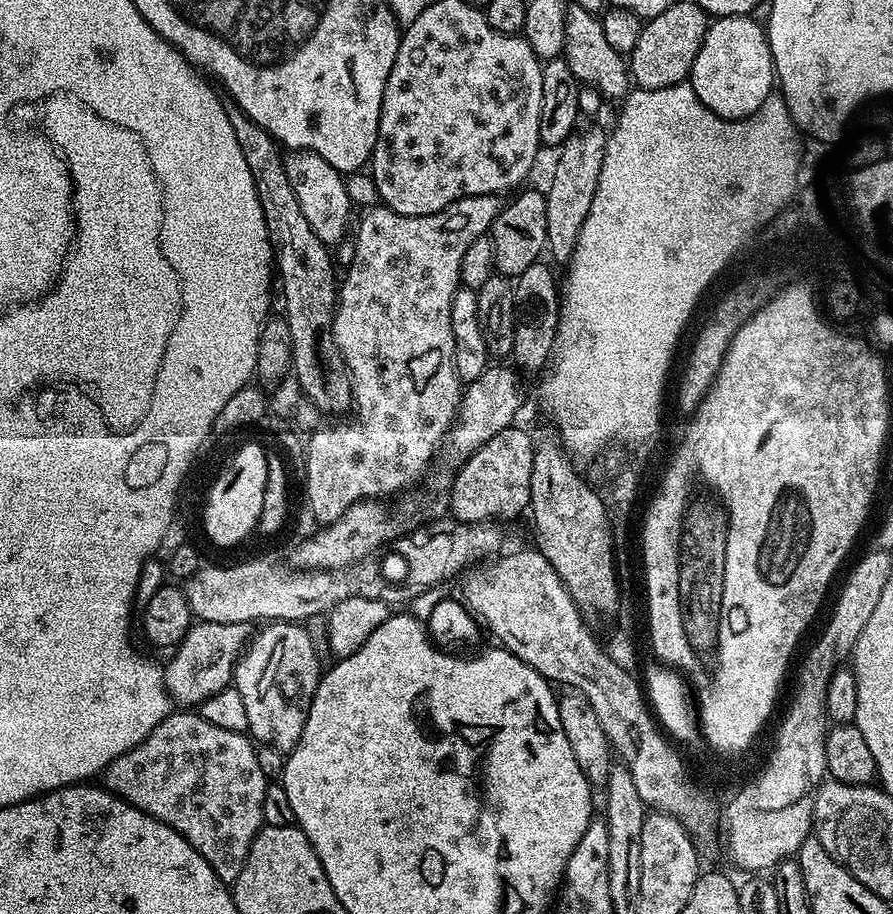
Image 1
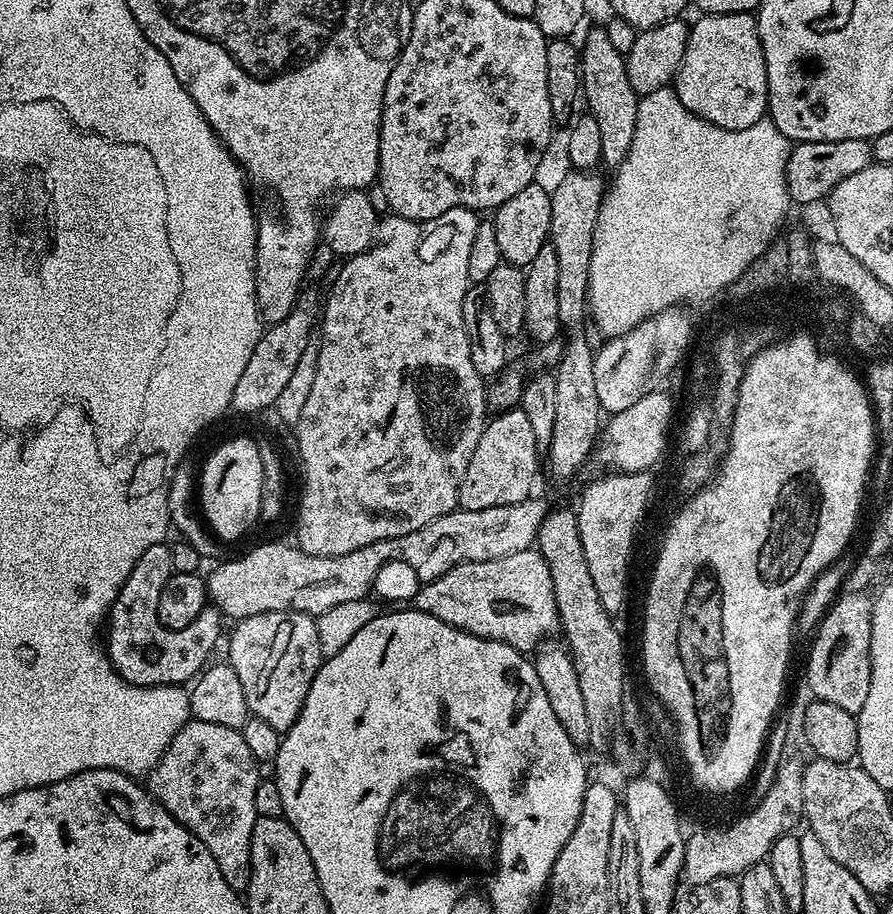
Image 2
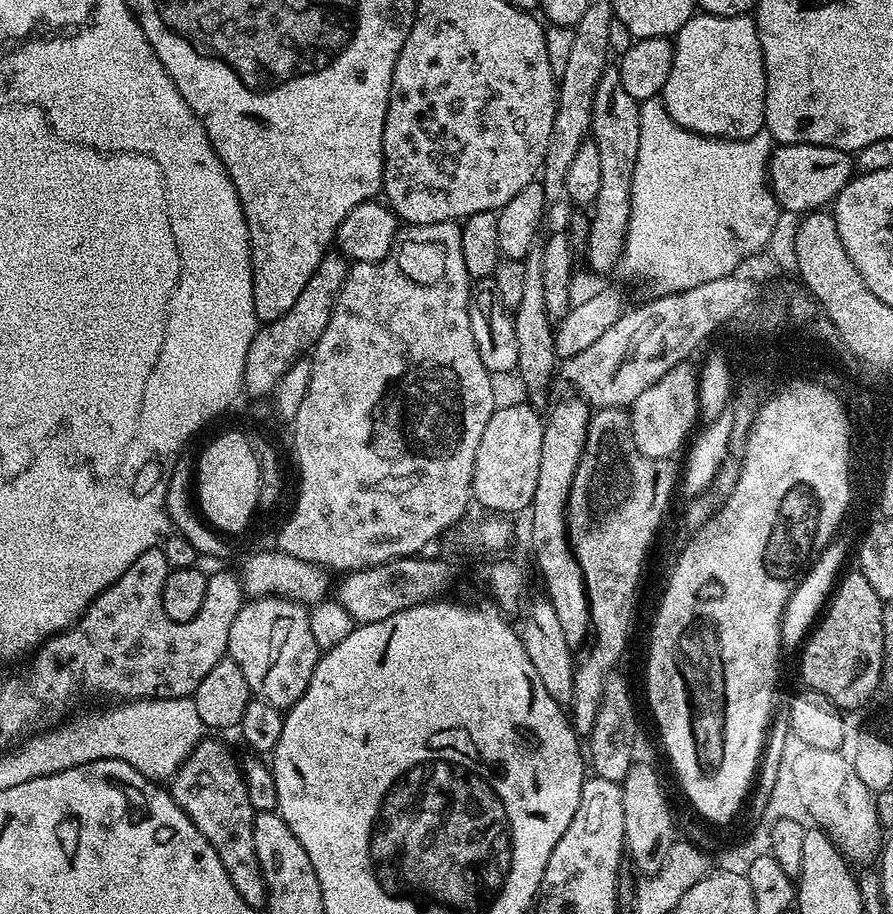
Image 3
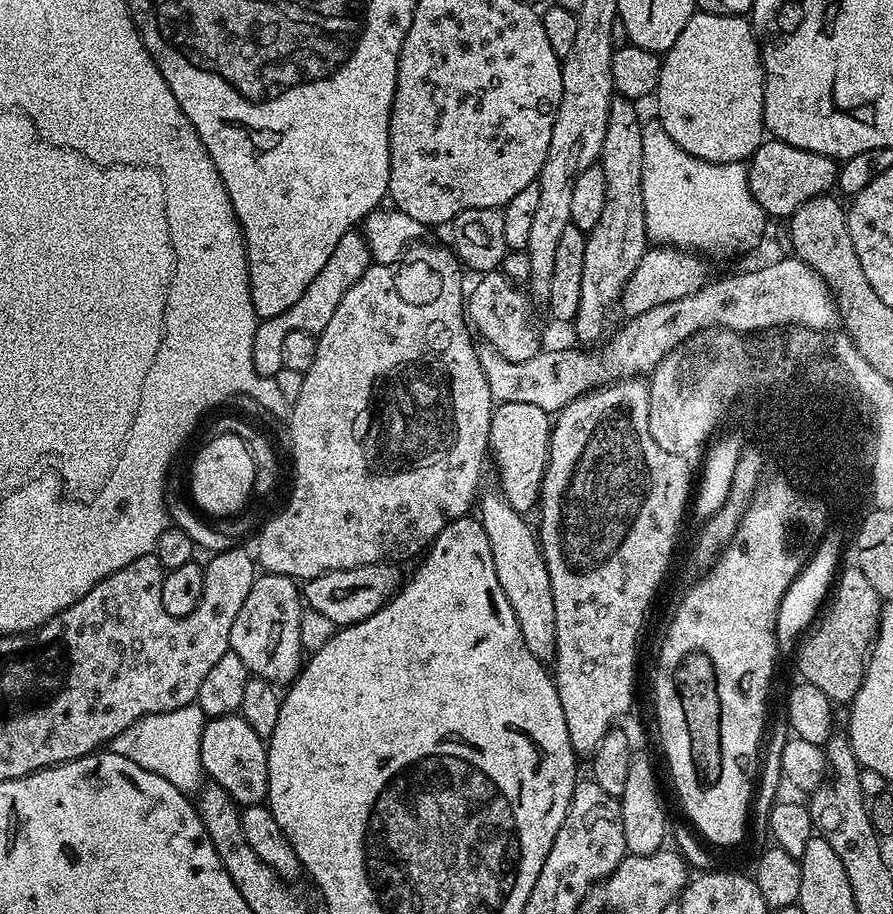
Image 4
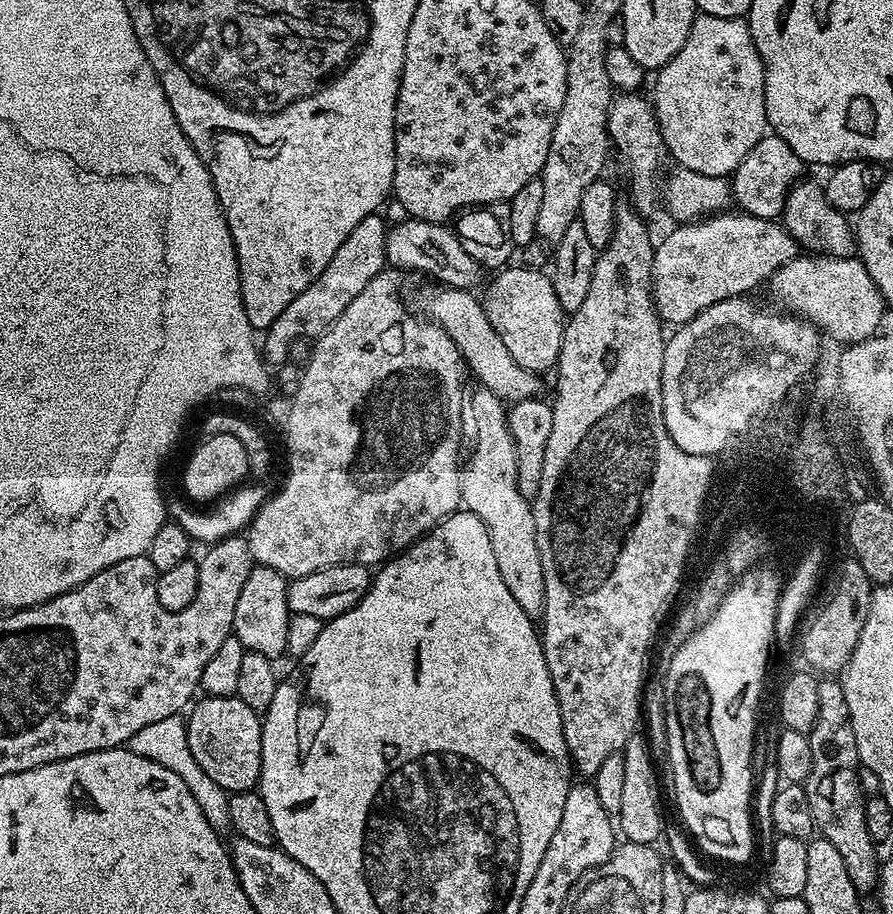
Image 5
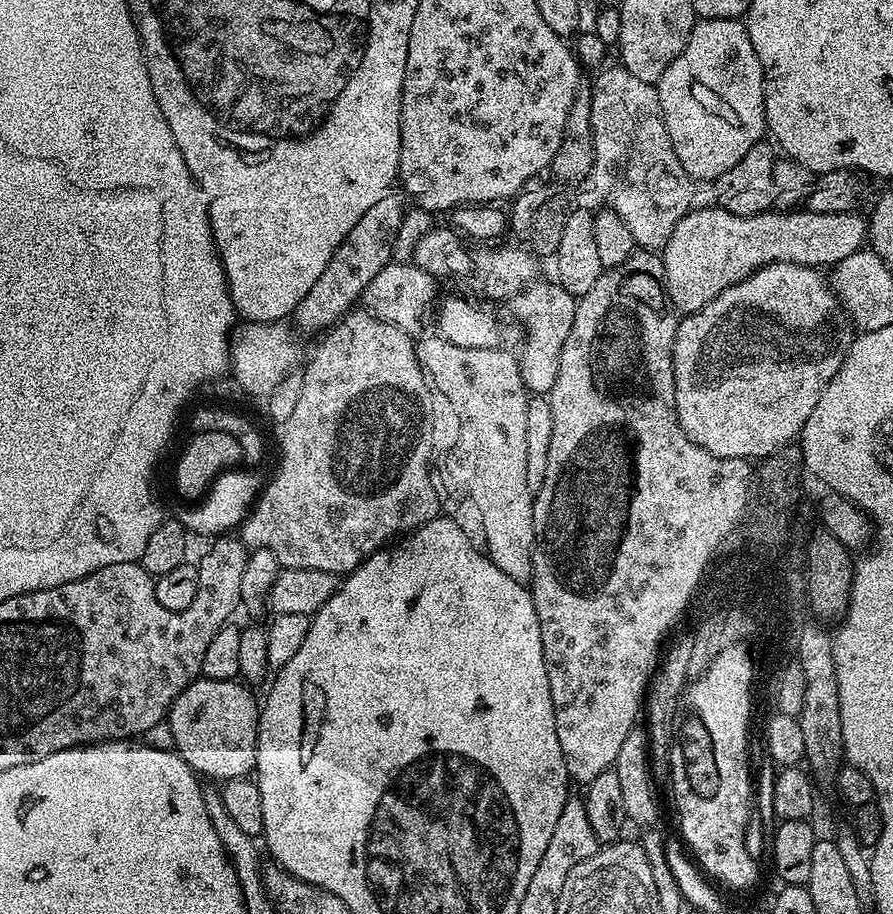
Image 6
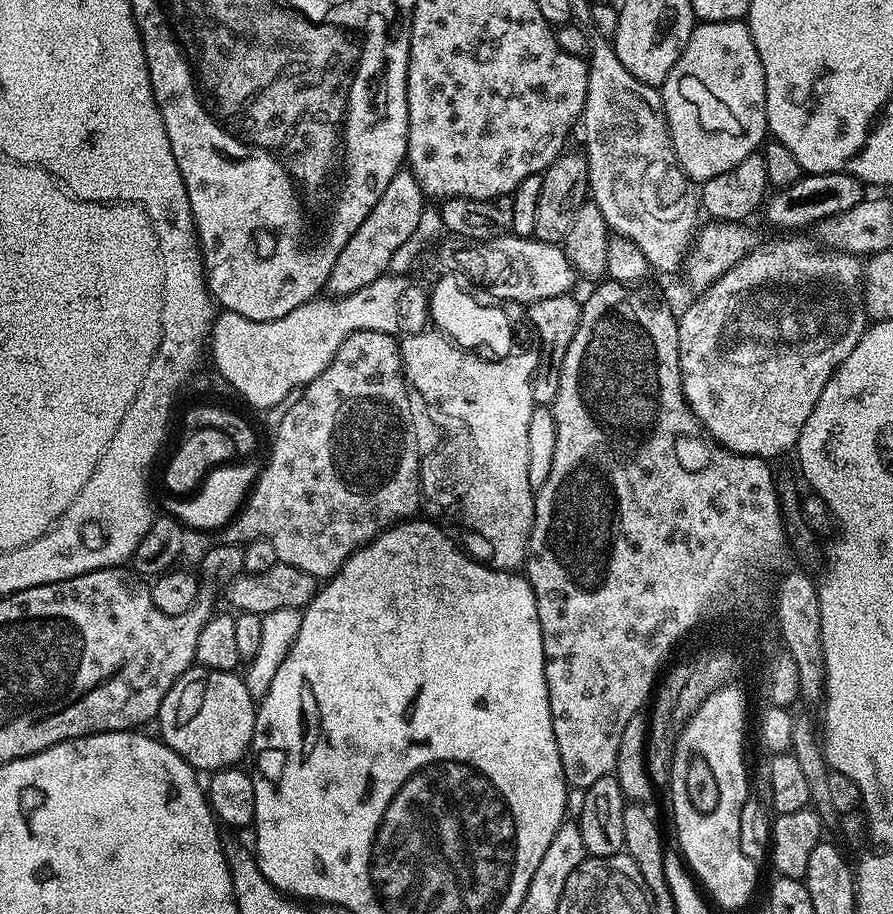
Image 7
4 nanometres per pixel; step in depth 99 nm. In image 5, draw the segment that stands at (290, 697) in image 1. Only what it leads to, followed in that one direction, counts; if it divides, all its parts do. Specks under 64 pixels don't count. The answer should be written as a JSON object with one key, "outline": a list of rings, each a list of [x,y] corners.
{"outline":[[[259,566],[253,567],[250,578],[246,578],[246,586],[242,586],[242,594],[238,594],[238,606],[234,606],[232,631],[247,651],[269,658],[285,655],[290,615],[287,602],[289,583],[289,577],[278,570]]]}

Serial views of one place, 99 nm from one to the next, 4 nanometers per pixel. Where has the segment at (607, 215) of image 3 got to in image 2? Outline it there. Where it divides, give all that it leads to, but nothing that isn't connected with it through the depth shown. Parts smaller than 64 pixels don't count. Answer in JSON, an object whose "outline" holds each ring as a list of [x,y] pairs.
{"outline":[[[603,26],[590,29],[584,36],[584,45],[581,43],[578,51],[582,96],[588,99],[587,111],[598,122],[598,130],[602,134],[601,161],[609,166],[618,165],[626,158],[634,138],[638,103],[637,94],[630,86],[630,78],[626,74],[625,53],[614,50]]]}

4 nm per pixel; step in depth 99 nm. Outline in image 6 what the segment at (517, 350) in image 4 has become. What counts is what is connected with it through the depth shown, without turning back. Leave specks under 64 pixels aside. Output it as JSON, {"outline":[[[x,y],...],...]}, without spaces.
{"outline":[[[559,282],[540,283],[529,284],[510,301],[517,322],[524,327],[524,349],[519,349],[518,359],[522,382],[532,394],[551,393],[558,378],[558,366],[562,362],[562,346],[566,346],[570,326],[574,326],[574,314],[578,303],[577,297],[567,292]]]}

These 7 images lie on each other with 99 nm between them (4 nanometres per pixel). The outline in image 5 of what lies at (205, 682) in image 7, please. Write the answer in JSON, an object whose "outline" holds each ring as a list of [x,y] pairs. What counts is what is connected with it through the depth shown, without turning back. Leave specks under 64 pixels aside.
{"outline":[[[236,695],[204,696],[191,705],[186,723],[190,751],[194,753],[194,759],[198,762],[198,766],[202,766],[202,770],[206,770],[206,774],[210,774],[210,778],[214,778],[214,782],[218,782],[220,788],[231,794],[250,792],[259,785],[262,770],[262,730],[260,729],[262,720],[257,712],[246,706],[246,702],[239,700]]]}

